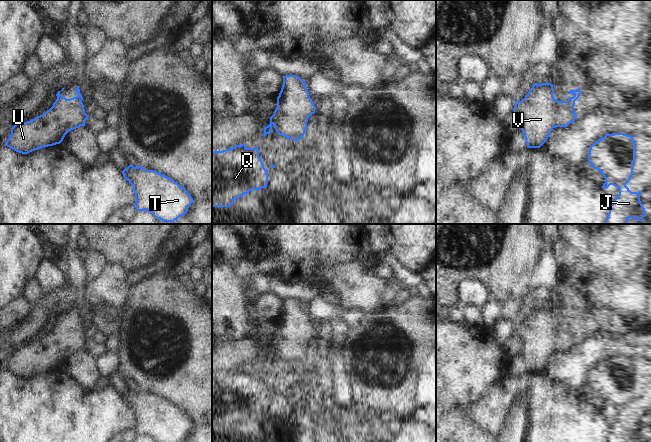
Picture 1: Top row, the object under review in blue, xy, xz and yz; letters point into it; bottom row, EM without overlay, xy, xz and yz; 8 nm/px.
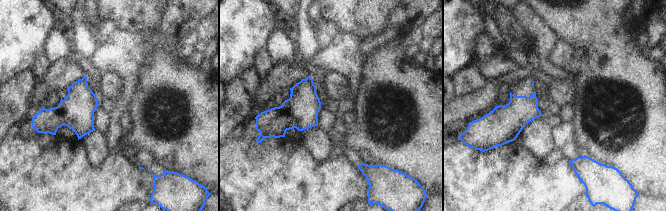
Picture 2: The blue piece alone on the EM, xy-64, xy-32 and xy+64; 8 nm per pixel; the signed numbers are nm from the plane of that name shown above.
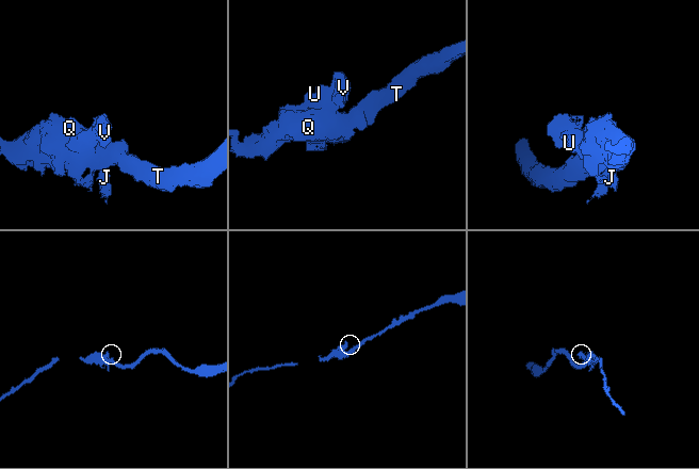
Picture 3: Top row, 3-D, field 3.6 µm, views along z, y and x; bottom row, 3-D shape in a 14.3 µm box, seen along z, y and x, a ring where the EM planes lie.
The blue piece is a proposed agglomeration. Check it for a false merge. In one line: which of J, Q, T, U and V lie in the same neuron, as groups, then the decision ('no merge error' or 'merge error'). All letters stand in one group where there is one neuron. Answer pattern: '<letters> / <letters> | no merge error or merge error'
J Q T U V | no merge error

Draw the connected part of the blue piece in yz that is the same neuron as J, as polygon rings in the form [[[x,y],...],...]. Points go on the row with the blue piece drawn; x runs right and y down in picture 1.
[[[624,133],[606,134],[590,146],[588,162],[597,169],[605,178],[602,188],[606,189],[613,185],[619,189],[619,195],[611,201],[609,213],[604,224],[627,224],[629,218],[642,221],[646,213],[640,201],[642,190],[631,192],[626,184],[631,180],[635,161],[635,142],[633,136]]]

